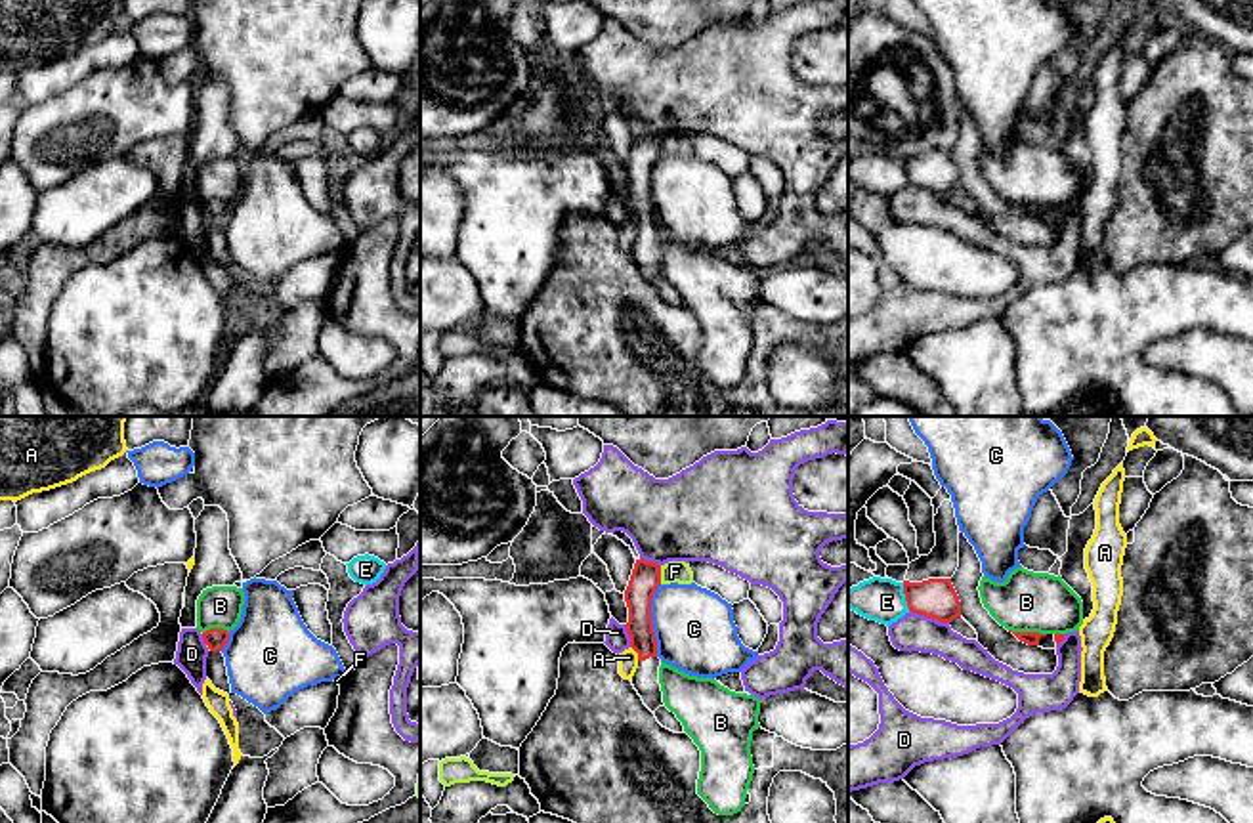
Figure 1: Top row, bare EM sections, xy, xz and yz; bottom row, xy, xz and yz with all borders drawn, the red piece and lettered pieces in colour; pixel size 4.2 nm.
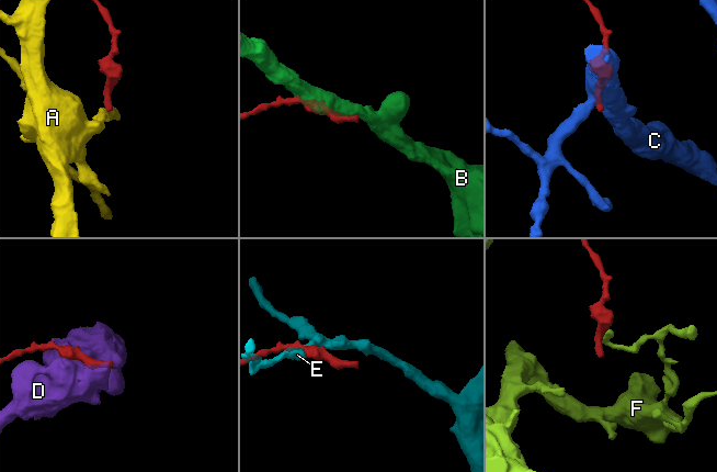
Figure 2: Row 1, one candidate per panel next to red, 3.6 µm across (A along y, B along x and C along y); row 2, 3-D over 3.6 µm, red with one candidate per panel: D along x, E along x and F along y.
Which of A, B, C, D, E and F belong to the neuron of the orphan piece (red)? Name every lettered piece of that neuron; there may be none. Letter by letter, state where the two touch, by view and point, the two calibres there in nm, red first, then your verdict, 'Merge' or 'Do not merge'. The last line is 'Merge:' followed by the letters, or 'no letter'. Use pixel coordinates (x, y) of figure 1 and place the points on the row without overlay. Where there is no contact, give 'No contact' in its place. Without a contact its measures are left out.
A: Touches red at xz (637, 224). Thickness 120 nm (red) against 80 nm. Do not merge
B: Touches red at yz (1028, 205). Thickness 60 nm (red) against 260 nm. Do not merge
C: Touches red at xz (650, 191). Thickness 130 nm (red) against 340 nm. Do not merge
D: Touches red at yz (929, 188). Thickness 170 nm (red) against 160 nm. Do not merge
E: Touches red at yz (906, 168). Thickness 170 nm (red) against 190 nm. Do not merge
F: Touches red at xz (659, 147). Thickness 130 nm (red) against 100 nm. Do not merge
Merge: no letter

